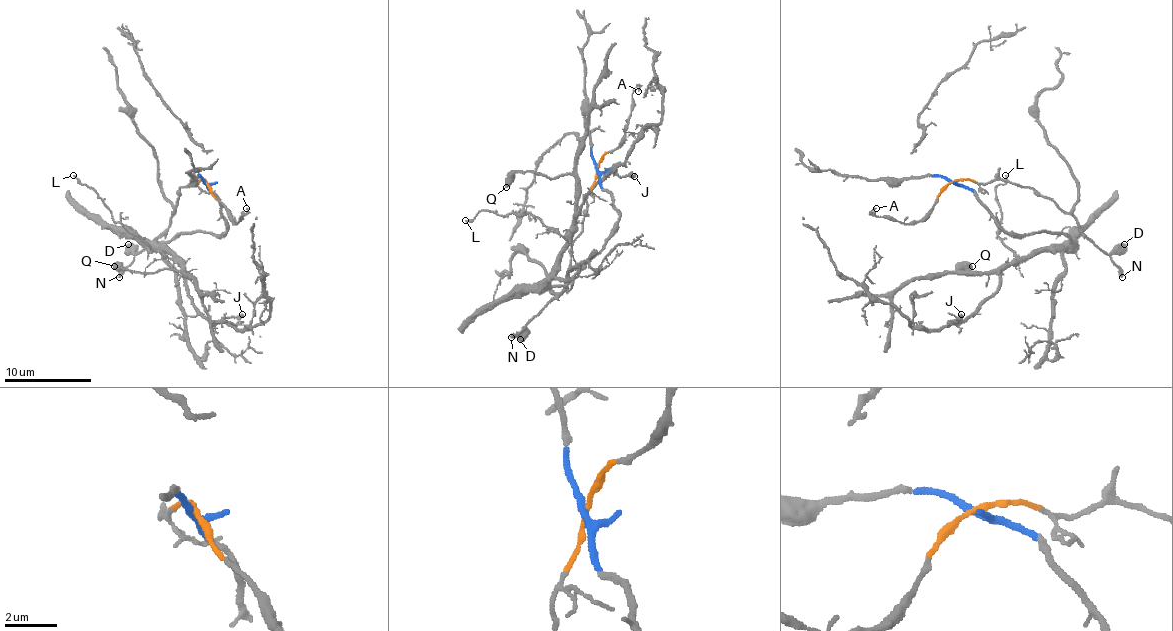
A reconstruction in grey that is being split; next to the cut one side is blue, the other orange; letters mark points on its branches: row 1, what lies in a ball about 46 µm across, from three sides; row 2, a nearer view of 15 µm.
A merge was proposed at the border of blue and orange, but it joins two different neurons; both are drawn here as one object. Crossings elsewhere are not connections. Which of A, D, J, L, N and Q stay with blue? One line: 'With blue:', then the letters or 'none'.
With blue: J, L, Q

